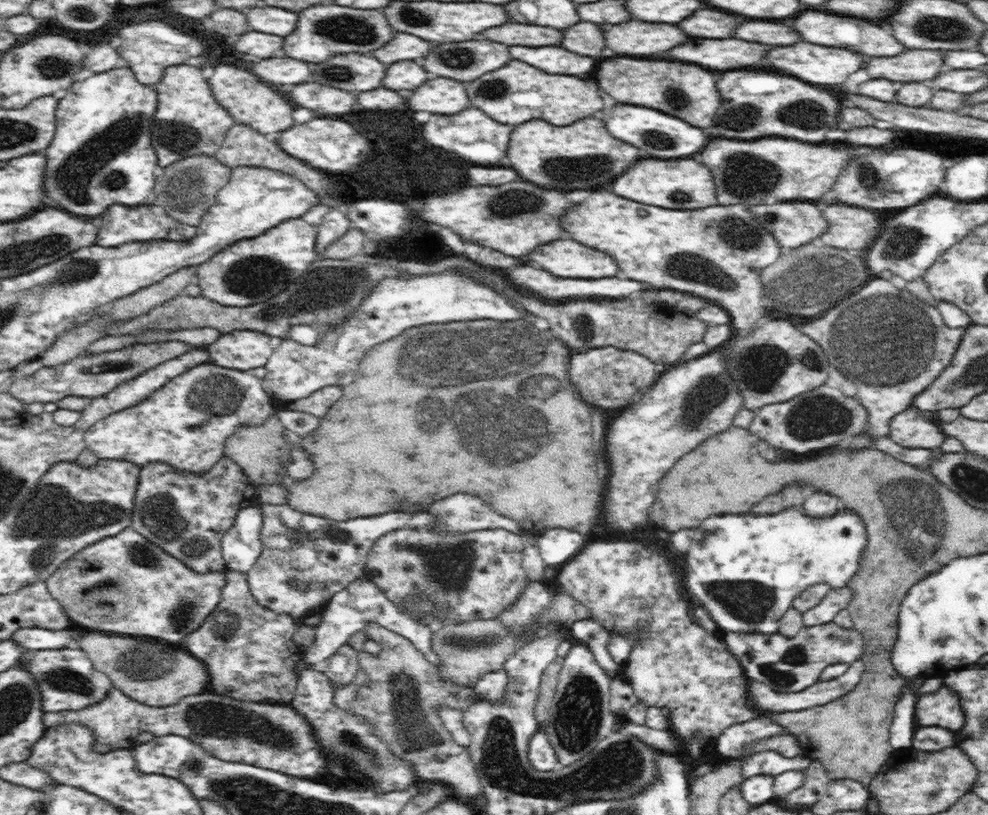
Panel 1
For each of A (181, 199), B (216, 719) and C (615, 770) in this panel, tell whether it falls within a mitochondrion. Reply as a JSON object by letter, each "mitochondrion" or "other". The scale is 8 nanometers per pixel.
{"A":"mitochondrion","B":"mitochondrion","C":"mitochondrion"}

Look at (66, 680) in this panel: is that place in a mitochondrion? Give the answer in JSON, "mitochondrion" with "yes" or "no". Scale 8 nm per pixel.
{"mitochondrion":"yes"}

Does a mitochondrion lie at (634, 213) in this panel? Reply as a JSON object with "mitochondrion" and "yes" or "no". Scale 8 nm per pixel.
{"mitochondrion":"no"}

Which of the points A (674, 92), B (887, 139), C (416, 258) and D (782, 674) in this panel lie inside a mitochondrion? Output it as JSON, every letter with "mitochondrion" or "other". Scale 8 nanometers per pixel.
{"A":"mitochondrion","B":"other","C":"other","D":"mitochondrion"}

